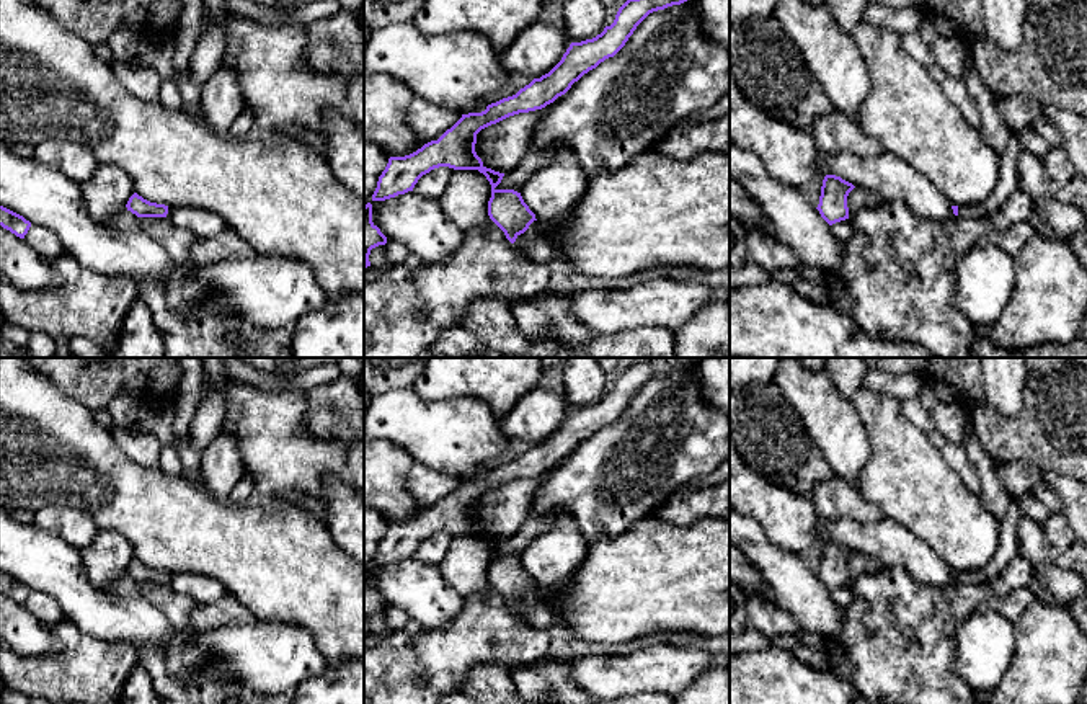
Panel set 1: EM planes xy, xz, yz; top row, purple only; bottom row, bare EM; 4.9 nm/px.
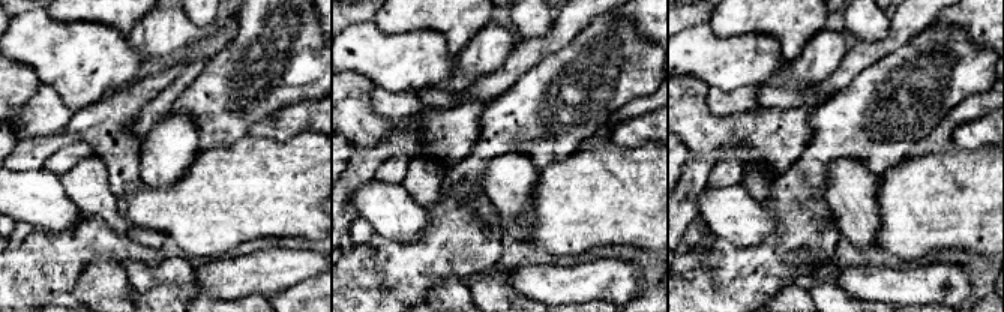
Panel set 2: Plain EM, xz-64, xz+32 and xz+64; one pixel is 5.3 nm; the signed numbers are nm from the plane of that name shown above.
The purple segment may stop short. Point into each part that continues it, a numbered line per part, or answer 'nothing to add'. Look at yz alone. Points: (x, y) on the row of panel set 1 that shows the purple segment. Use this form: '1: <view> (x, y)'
1: yz (1027, 139)

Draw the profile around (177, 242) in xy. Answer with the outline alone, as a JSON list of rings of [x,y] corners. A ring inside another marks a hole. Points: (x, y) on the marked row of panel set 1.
[[[127,207],[108,221],[108,225],[122,232],[145,232],[157,240],[168,253],[170,260],[181,268],[193,268],[189,248],[196,237],[176,227],[168,217],[137,217]]]

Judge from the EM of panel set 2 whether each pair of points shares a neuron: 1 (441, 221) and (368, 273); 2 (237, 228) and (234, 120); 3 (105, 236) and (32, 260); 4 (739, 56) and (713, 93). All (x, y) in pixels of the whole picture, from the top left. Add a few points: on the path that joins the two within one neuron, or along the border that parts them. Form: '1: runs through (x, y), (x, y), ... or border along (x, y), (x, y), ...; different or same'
1: runs through (429, 242), (398, 273), (389, 273); same
2: border along (248, 134), (228, 144), (200, 150); different
3: runs through (87, 242), (59, 260), (50, 260); same
4: border along (752, 87), (742, 86), (731, 90), (709, 89); different

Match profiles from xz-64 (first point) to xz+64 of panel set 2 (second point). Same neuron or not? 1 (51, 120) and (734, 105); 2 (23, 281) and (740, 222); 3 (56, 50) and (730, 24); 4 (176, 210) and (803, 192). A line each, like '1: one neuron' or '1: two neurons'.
1: one neuron
2: two neurons
3: two neurons
4: two neurons

